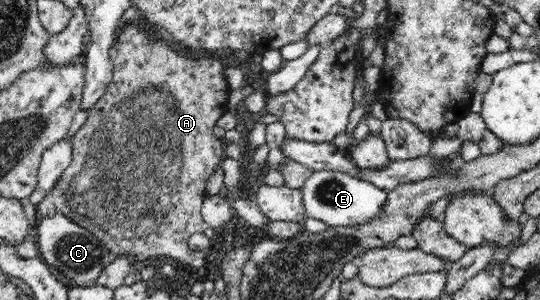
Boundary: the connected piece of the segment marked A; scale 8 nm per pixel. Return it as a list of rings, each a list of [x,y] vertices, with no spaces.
[[[142,23],[123,25],[122,31],[116,38],[116,43],[110,48],[109,56],[113,65],[112,81],[108,83],[108,89],[100,97],[100,101],[88,112],[85,123],[71,139],[72,161],[66,168],[66,172],[60,177],[60,180],[57,180],[56,186],[51,188],[45,199],[37,205],[38,217],[48,217],[56,213],[66,215],[71,221],[98,237],[100,242],[113,255],[120,253],[122,256],[128,256],[130,254],[142,262],[148,259],[155,259],[155,257],[160,259],[172,258],[177,262],[192,265],[194,268],[204,267],[210,261],[208,249],[192,251],[188,247],[188,241],[190,241],[190,237],[194,233],[204,233],[208,237],[216,233],[212,227],[204,222],[201,208],[207,197],[206,183],[208,183],[209,177],[215,173],[216,167],[222,164],[222,159],[225,156],[224,142],[222,142],[222,138],[215,136],[212,130],[214,125],[217,125],[216,121],[224,115],[224,110],[228,103],[230,89],[224,74],[224,63],[220,59],[192,59],[192,57],[186,57],[186,55],[174,51],[167,40],[150,32]]]

